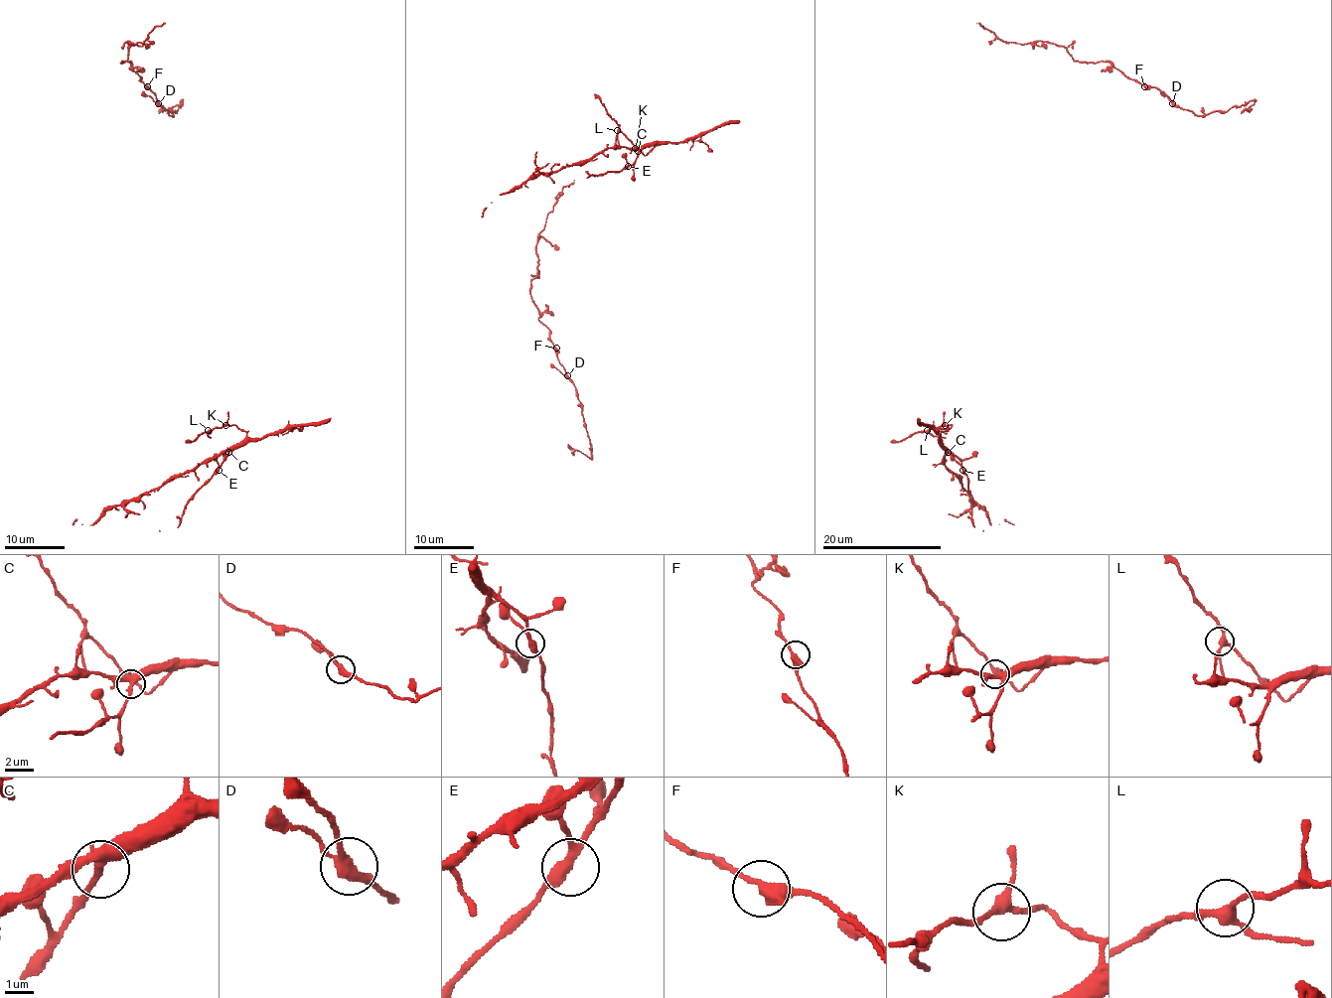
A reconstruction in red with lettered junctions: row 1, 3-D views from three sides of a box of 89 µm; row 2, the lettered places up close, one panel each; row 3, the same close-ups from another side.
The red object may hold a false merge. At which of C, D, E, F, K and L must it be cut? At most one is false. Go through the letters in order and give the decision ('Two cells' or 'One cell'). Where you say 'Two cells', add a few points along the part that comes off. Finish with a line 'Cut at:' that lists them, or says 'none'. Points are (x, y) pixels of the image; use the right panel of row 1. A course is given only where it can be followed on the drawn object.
C: One cell
D: One cell
E: One cell
F: One cell
K: One cell
L: One cell
Cut at: none

